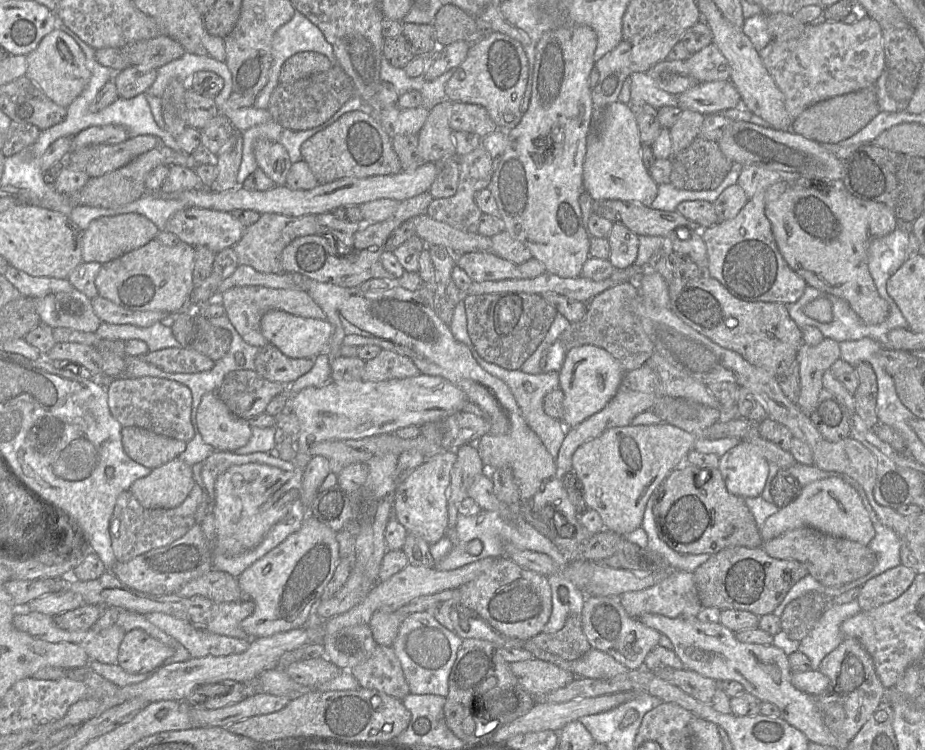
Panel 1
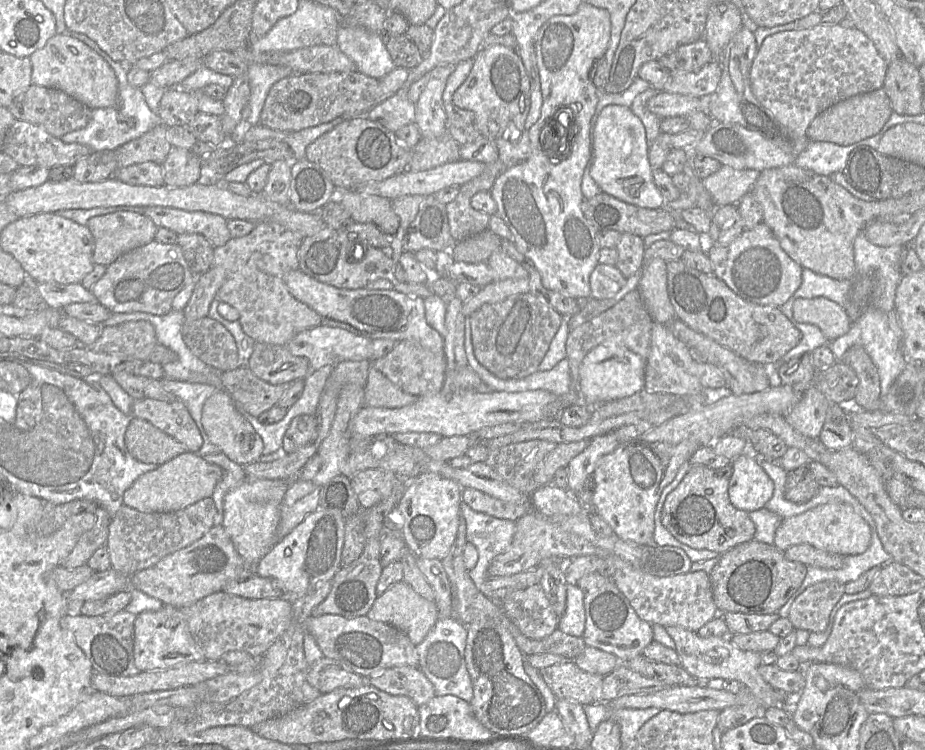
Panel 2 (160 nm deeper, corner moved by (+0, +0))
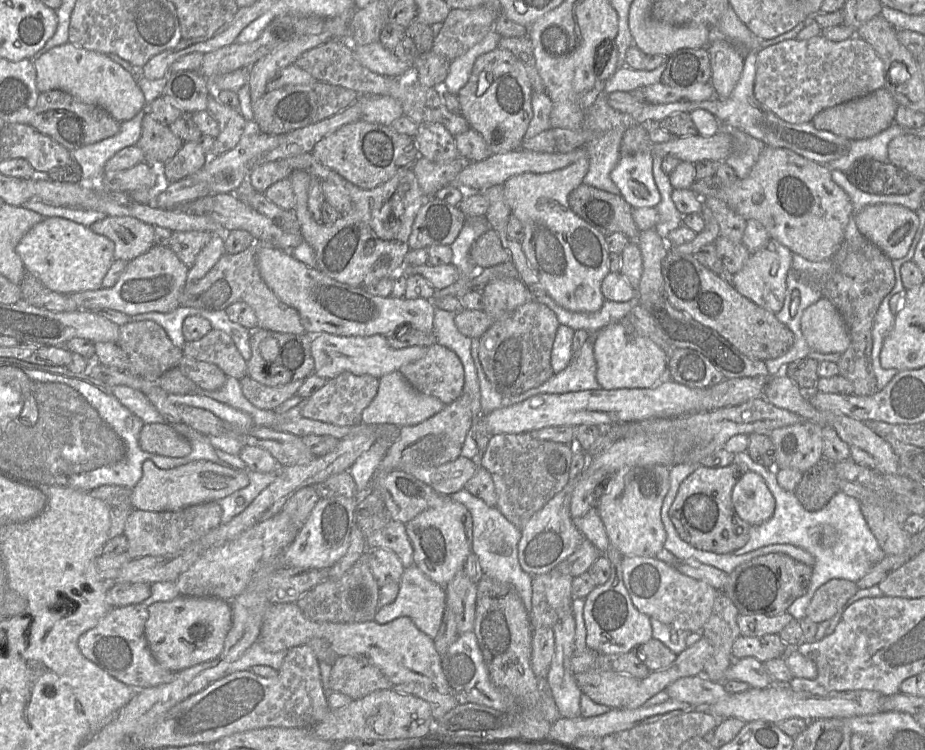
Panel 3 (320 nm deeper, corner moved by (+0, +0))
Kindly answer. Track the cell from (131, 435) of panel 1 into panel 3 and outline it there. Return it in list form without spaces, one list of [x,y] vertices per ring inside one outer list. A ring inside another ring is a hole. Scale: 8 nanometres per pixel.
[[[145,423],[138,442],[142,450],[166,457],[184,457],[192,450],[190,442],[170,423]]]

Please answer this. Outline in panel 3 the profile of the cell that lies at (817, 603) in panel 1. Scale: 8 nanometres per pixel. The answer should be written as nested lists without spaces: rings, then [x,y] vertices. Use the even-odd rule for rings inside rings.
[[[846,579],[829,580],[815,591],[806,608],[805,618],[817,624],[829,620],[858,590],[856,582]]]

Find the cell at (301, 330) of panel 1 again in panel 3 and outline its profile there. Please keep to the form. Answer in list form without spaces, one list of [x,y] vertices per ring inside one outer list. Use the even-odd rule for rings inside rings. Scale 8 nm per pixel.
[[[320,332],[313,336],[311,354],[314,360],[314,372],[326,380],[341,373],[350,372],[355,375],[371,375],[380,378],[388,373],[399,371],[399,368],[422,358],[427,351],[425,346],[410,346],[400,349],[391,347],[386,335],[342,336]]]

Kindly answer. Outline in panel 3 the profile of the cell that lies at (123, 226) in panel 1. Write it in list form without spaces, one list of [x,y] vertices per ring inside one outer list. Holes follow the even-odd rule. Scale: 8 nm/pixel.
[[[106,216],[89,227],[114,243],[114,259],[131,261],[154,246],[154,226],[129,216]]]

